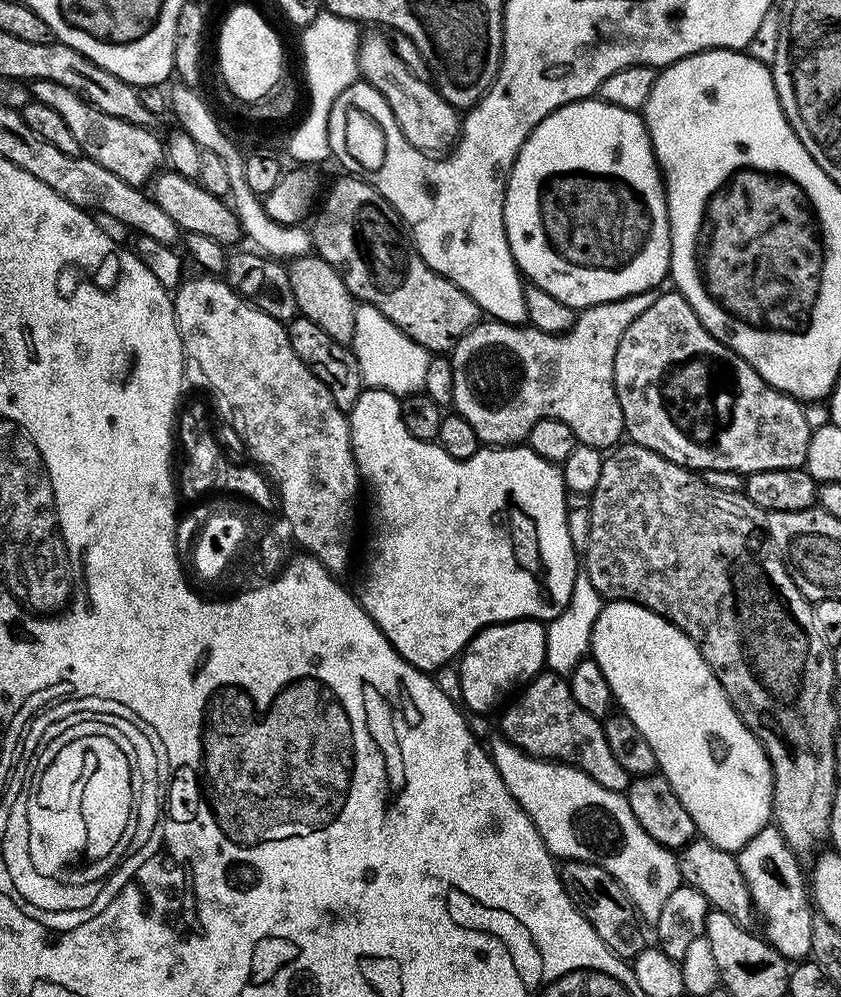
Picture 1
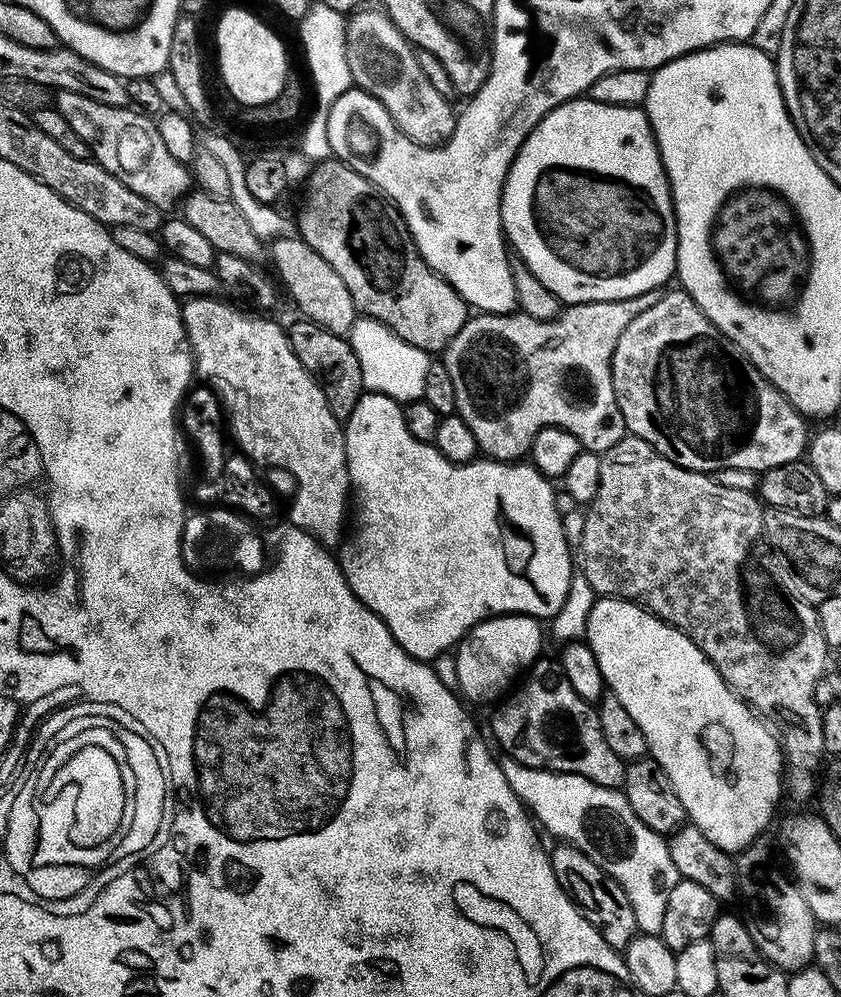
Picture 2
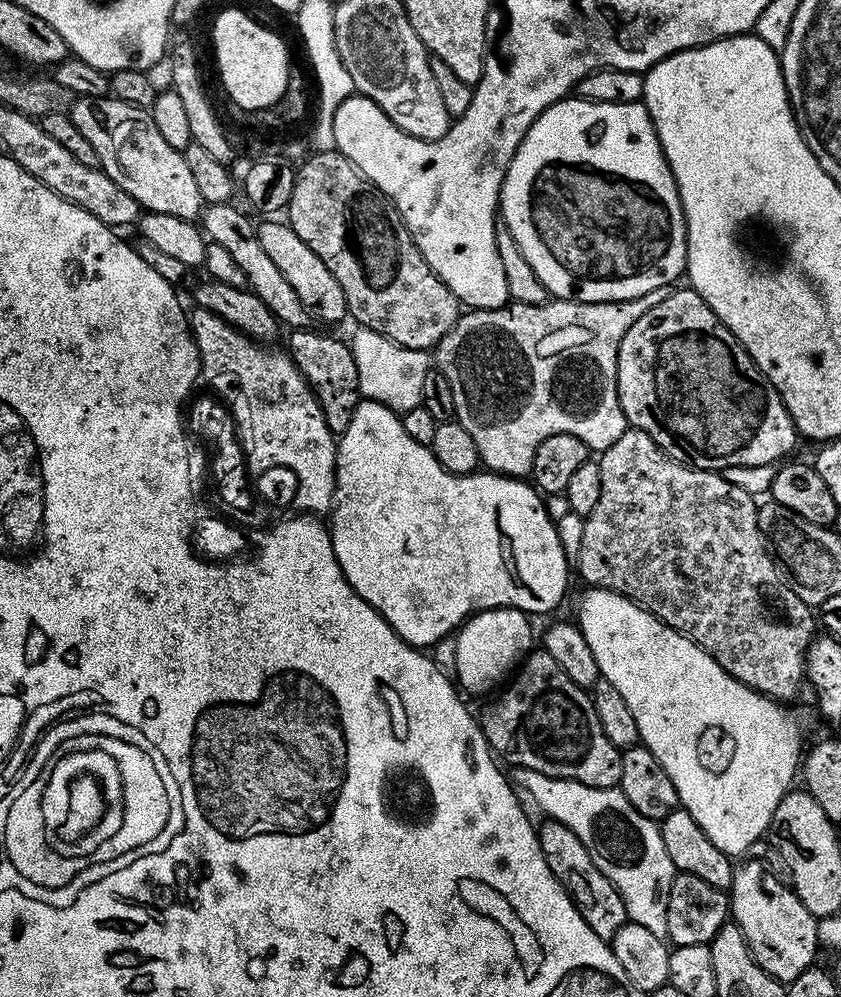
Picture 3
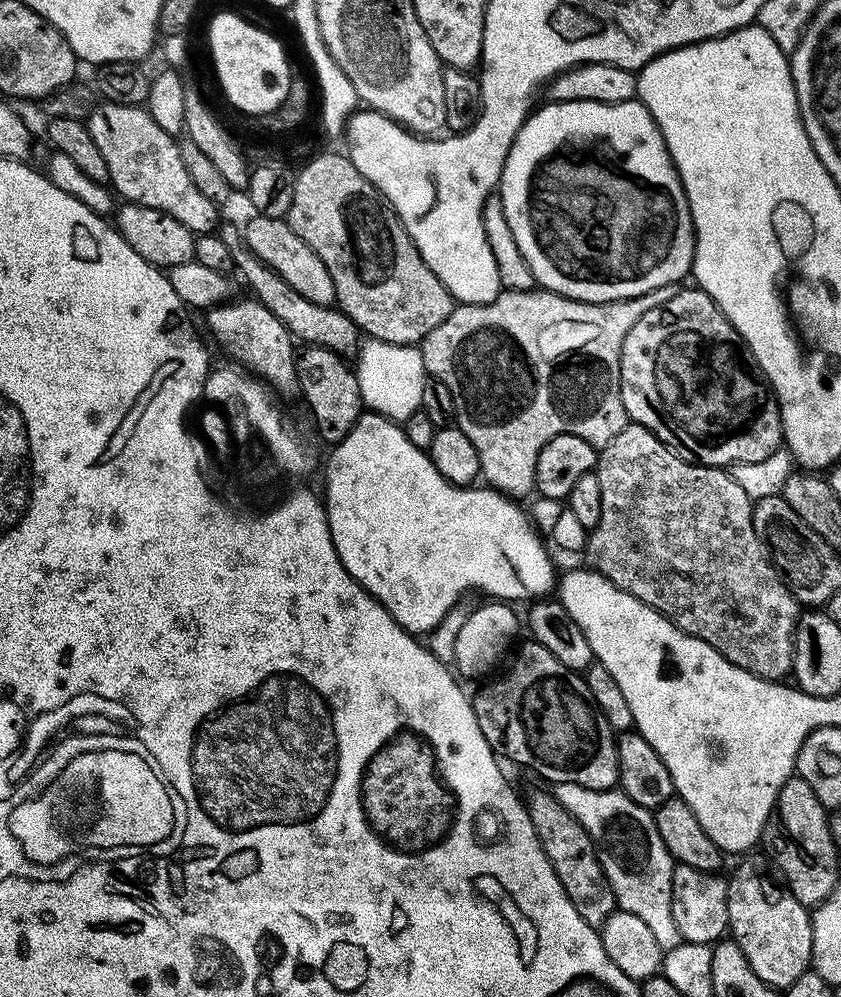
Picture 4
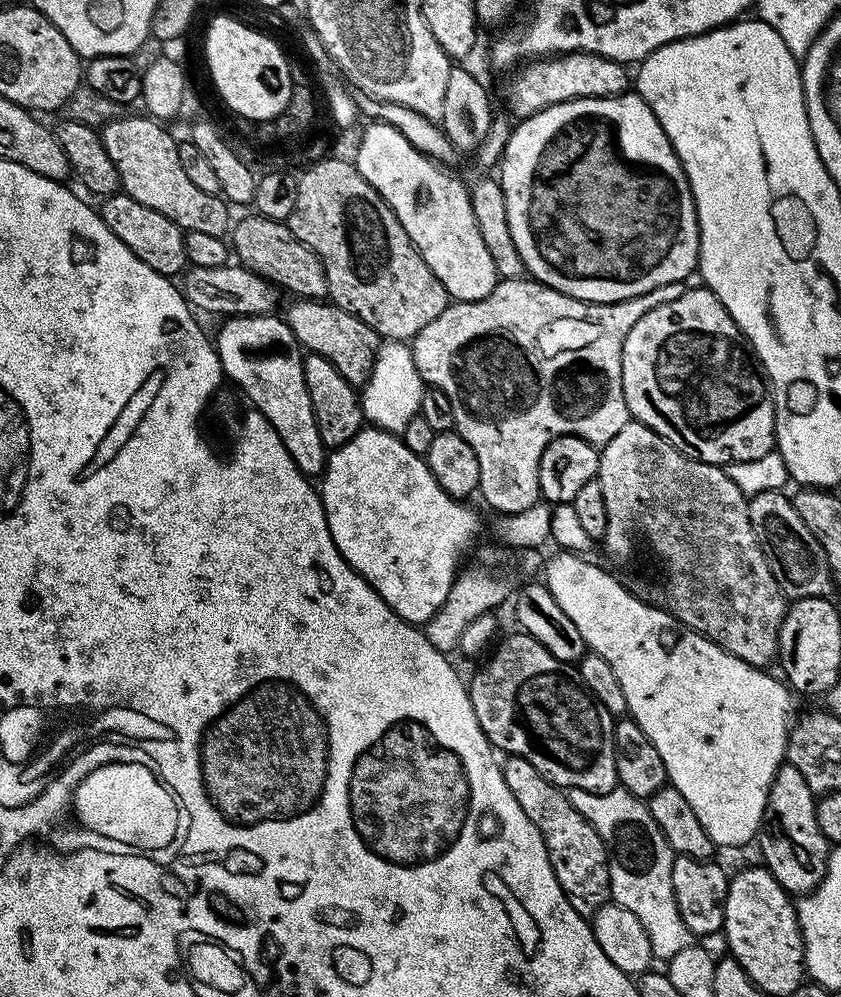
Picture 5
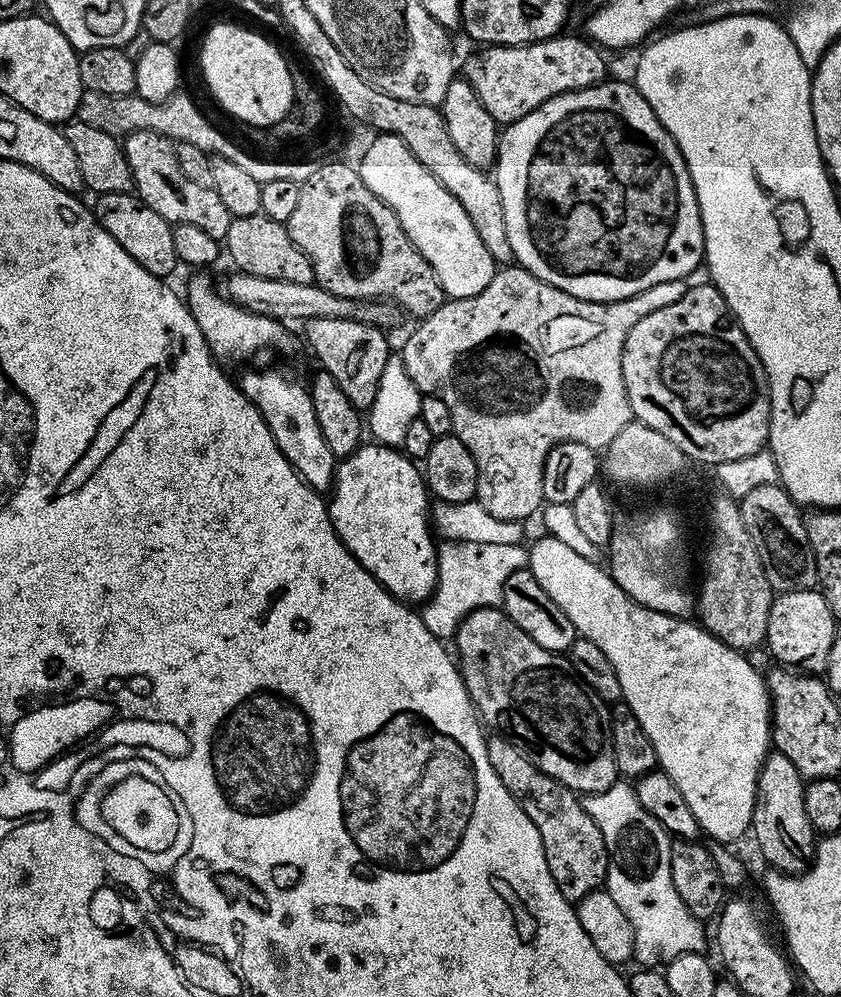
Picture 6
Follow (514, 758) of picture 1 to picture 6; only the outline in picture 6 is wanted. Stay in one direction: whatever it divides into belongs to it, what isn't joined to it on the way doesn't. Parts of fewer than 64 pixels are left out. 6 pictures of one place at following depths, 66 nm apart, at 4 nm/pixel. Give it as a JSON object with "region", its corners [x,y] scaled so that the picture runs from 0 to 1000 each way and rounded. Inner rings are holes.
{"region":[[[734,784],[718,794],[705,794],[694,802],[694,811],[716,832],[723,854],[721,894],[753,929],[755,962],[767,971],[784,972],[817,955],[837,955],[838,928],[820,917],[801,893],[797,877],[800,844],[794,834],[763,812],[755,789]]]}

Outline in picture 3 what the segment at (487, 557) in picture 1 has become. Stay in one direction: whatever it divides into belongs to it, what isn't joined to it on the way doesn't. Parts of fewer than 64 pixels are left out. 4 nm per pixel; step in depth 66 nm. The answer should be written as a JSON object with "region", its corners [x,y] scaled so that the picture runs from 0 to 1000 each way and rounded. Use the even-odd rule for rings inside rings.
{"region":[[[436,399],[429,400],[428,404],[424,405],[421,411],[421,419],[416,419],[416,427],[411,427],[411,431],[403,434],[402,437],[402,444],[400,446],[400,494],[395,501],[392,533],[395,535],[395,547],[397,548],[397,560],[402,560],[402,568],[407,568],[407,576],[411,580],[411,584],[416,584],[419,591],[421,591],[436,606],[445,608],[445,612],[449,612],[449,616],[454,616],[454,620],[459,620],[459,624],[465,630],[467,630],[484,646],[489,646],[491,650],[504,652],[510,648],[517,648],[528,638],[539,637],[558,618],[567,614],[576,614],[580,610],[615,610],[617,614],[627,614],[629,616],[636,616],[636,614],[656,614],[669,604],[671,597],[675,594],[675,566],[678,570],[678,558],[671,555],[671,550],[673,550],[672,543],[663,540],[661,524],[658,523],[654,516],[650,515],[648,498],[643,496],[627,480],[611,477],[597,477],[592,473],[581,473],[579,471],[567,471],[560,473],[558,477],[541,477],[540,475],[535,475],[521,463],[521,459],[516,459],[516,455],[510,446],[492,443],[492,439],[488,439],[488,435],[483,435],[483,431],[478,431],[478,423],[472,414],[467,413],[465,409],[460,409],[458,405],[451,405]]]}

